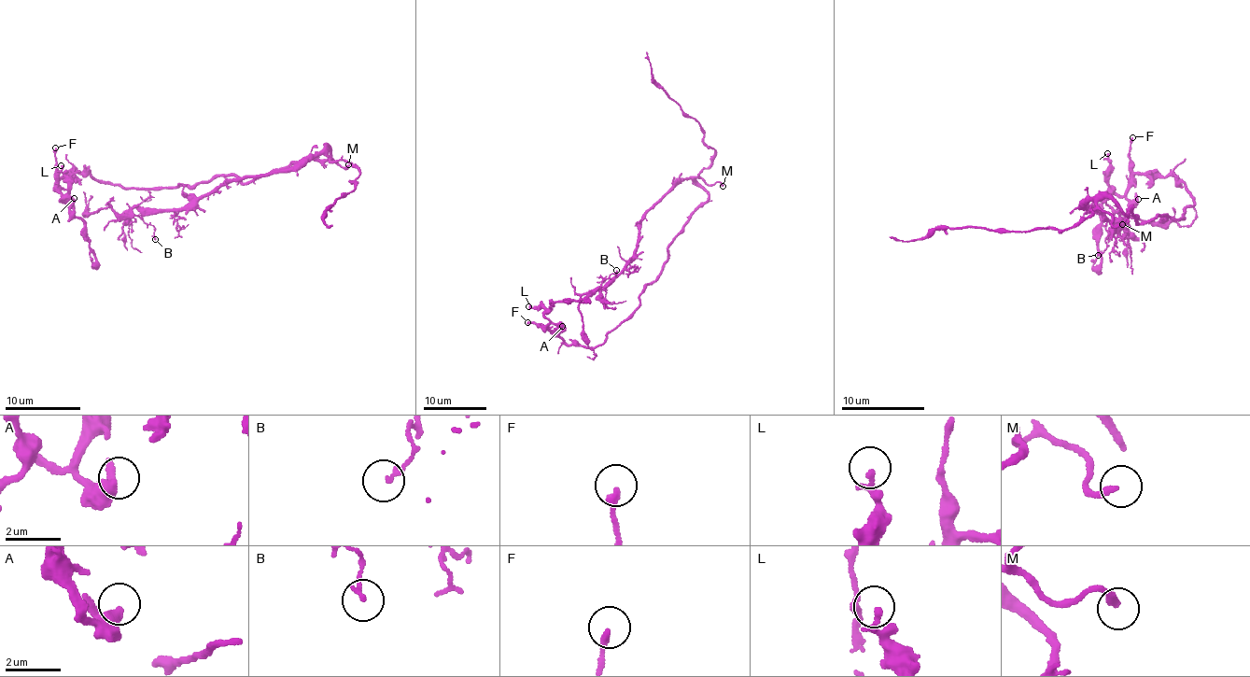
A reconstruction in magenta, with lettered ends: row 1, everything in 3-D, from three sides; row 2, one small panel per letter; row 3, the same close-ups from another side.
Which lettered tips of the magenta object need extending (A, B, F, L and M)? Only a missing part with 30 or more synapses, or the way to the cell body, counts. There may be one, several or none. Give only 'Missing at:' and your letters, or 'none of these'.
Missing at: M

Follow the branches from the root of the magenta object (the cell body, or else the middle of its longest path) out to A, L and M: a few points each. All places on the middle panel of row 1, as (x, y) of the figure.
A: (690, 219), (673, 238), (656, 279), (605, 341), (590, 347), (568, 345), (543, 328), (562, 326)
L: (690, 219), (638, 306), (600, 344), (568, 345), (544, 329), (550, 321), (541, 306), (528, 306)
M: (690, 219), (708, 196), (696, 178), (708, 183), (720, 182), (723, 186)

